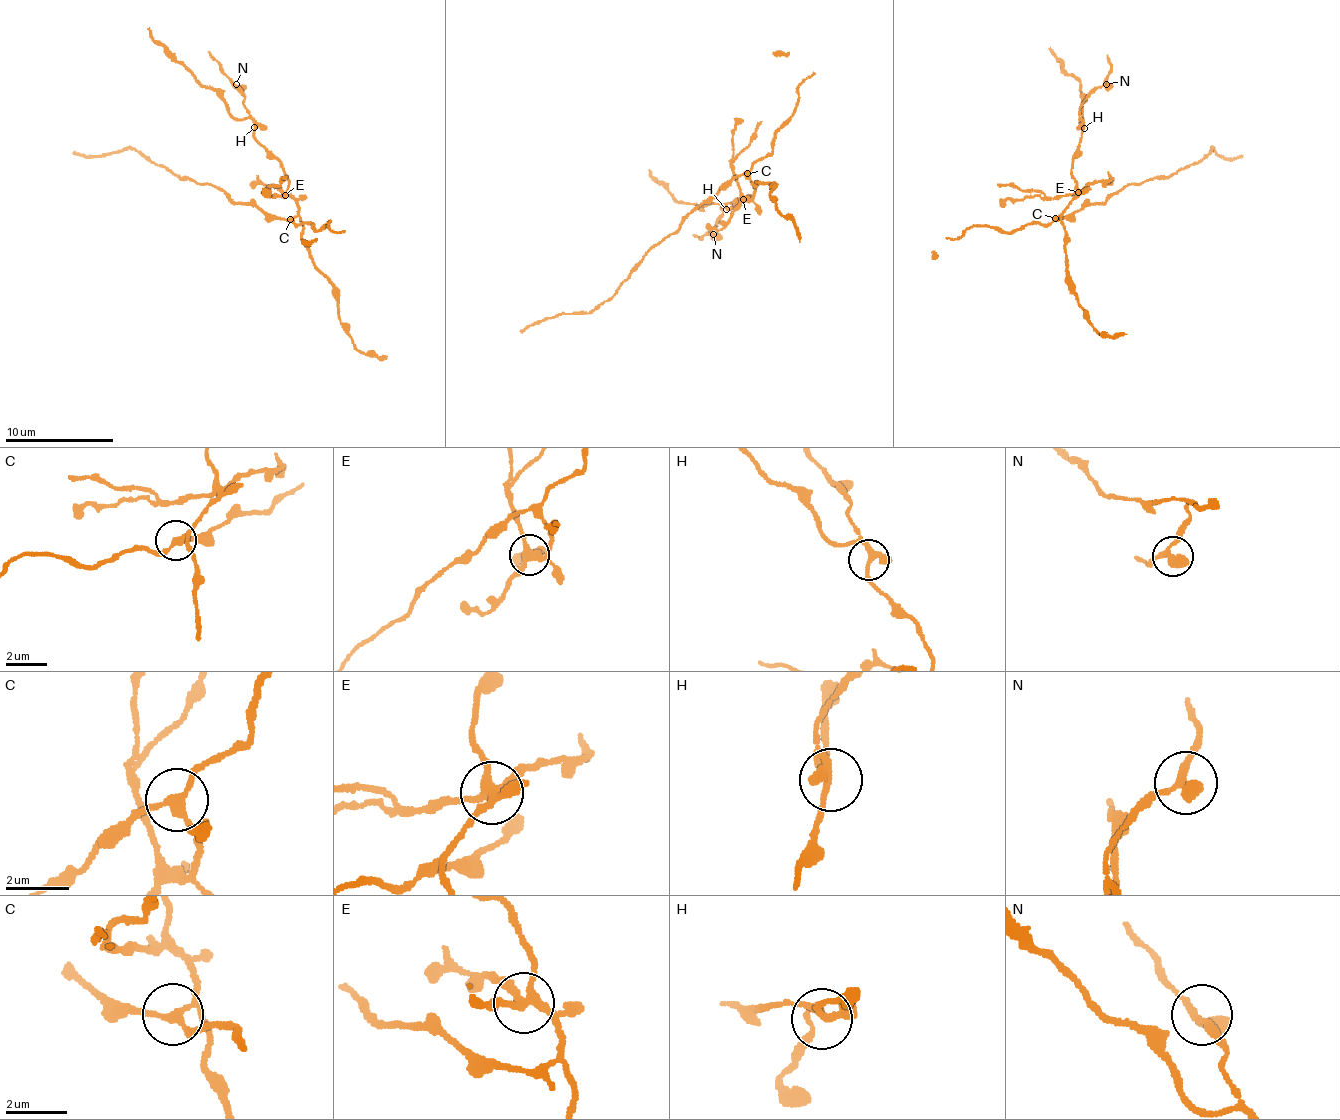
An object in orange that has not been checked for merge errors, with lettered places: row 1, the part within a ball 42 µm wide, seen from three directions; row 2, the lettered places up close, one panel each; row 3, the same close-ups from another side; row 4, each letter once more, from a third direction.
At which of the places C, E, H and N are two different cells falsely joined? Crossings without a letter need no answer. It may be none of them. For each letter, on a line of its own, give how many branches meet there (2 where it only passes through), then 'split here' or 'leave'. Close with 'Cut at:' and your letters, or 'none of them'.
C: branches 3; split here
E: branches 5; split here
H: branches 3; leave
N: branches 2; leave
Cut at: C, E

